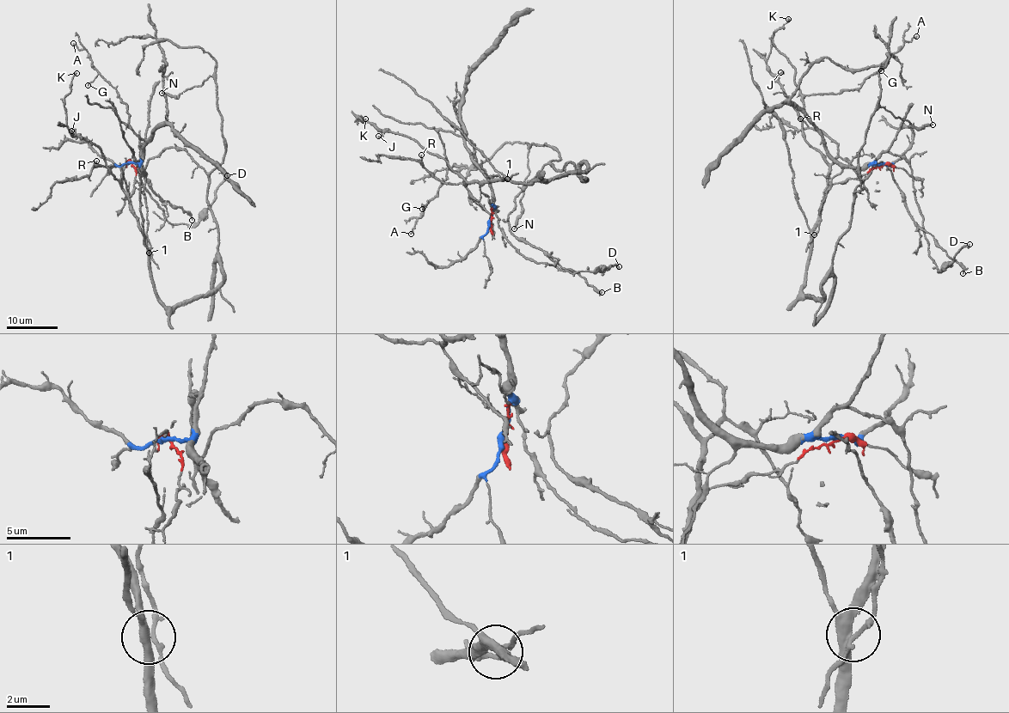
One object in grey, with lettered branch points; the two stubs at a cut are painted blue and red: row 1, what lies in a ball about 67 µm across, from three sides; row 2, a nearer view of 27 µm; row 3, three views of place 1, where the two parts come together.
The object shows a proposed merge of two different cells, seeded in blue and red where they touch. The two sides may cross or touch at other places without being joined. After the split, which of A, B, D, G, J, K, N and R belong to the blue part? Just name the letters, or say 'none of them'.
A, D, G

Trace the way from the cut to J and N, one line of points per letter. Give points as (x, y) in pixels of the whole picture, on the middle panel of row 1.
J: (491, 222), (492, 208), (488, 197), (474, 180), (465, 179), (444, 160), (412, 139), (382, 131), (378, 136)
N: (491, 222), (480, 185), (578, 173), (581, 160), (556, 170), (557, 151), (533, 143), (514, 229)

